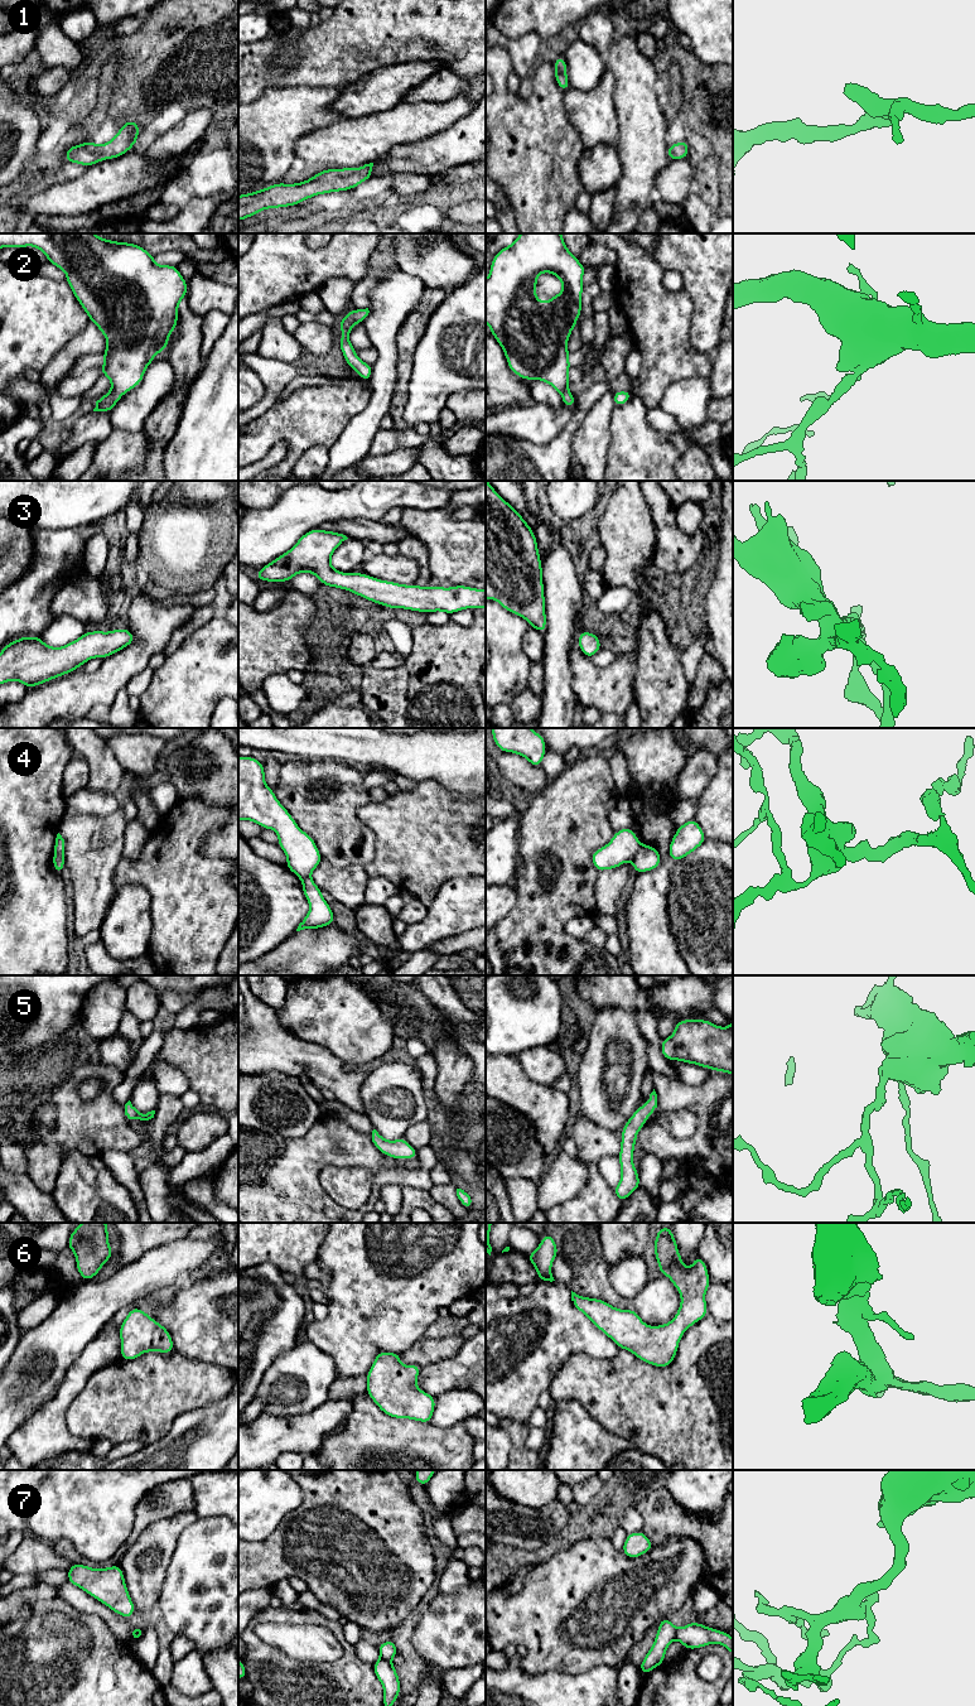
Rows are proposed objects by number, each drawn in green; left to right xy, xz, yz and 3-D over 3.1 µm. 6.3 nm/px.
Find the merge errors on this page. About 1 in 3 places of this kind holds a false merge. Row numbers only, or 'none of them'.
4, 7

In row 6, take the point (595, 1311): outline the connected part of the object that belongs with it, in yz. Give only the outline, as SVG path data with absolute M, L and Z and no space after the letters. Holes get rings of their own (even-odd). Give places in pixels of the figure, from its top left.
M660 1227L655 1238L655 1257L660 1273L671 1280L681 1297L676 1316L670 1322L648 1326L633 1309L619 1310L600 1298L583 1297L573 1291L571 1301L619 1349L663 1368L672 1364L684 1332L709 1315L705 1293L711 1282L699 1256L690 1268L684 1266L671 1228Z

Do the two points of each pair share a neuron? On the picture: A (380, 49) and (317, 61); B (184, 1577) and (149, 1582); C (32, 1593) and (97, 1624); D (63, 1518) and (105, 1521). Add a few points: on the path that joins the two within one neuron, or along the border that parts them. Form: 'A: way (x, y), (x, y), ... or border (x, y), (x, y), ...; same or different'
A: way (365, 49), (342, 49), (332, 54); same
B: border (174, 1552), (157, 1604); different
C: border (57, 1594), (49, 1599), (39, 1599), (30, 1610); different
D: way (73, 1518), (95, 1518); same

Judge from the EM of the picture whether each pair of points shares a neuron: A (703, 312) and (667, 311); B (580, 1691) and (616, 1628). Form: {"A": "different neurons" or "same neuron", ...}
{"A": "different neurons", "B": "different neurons"}

